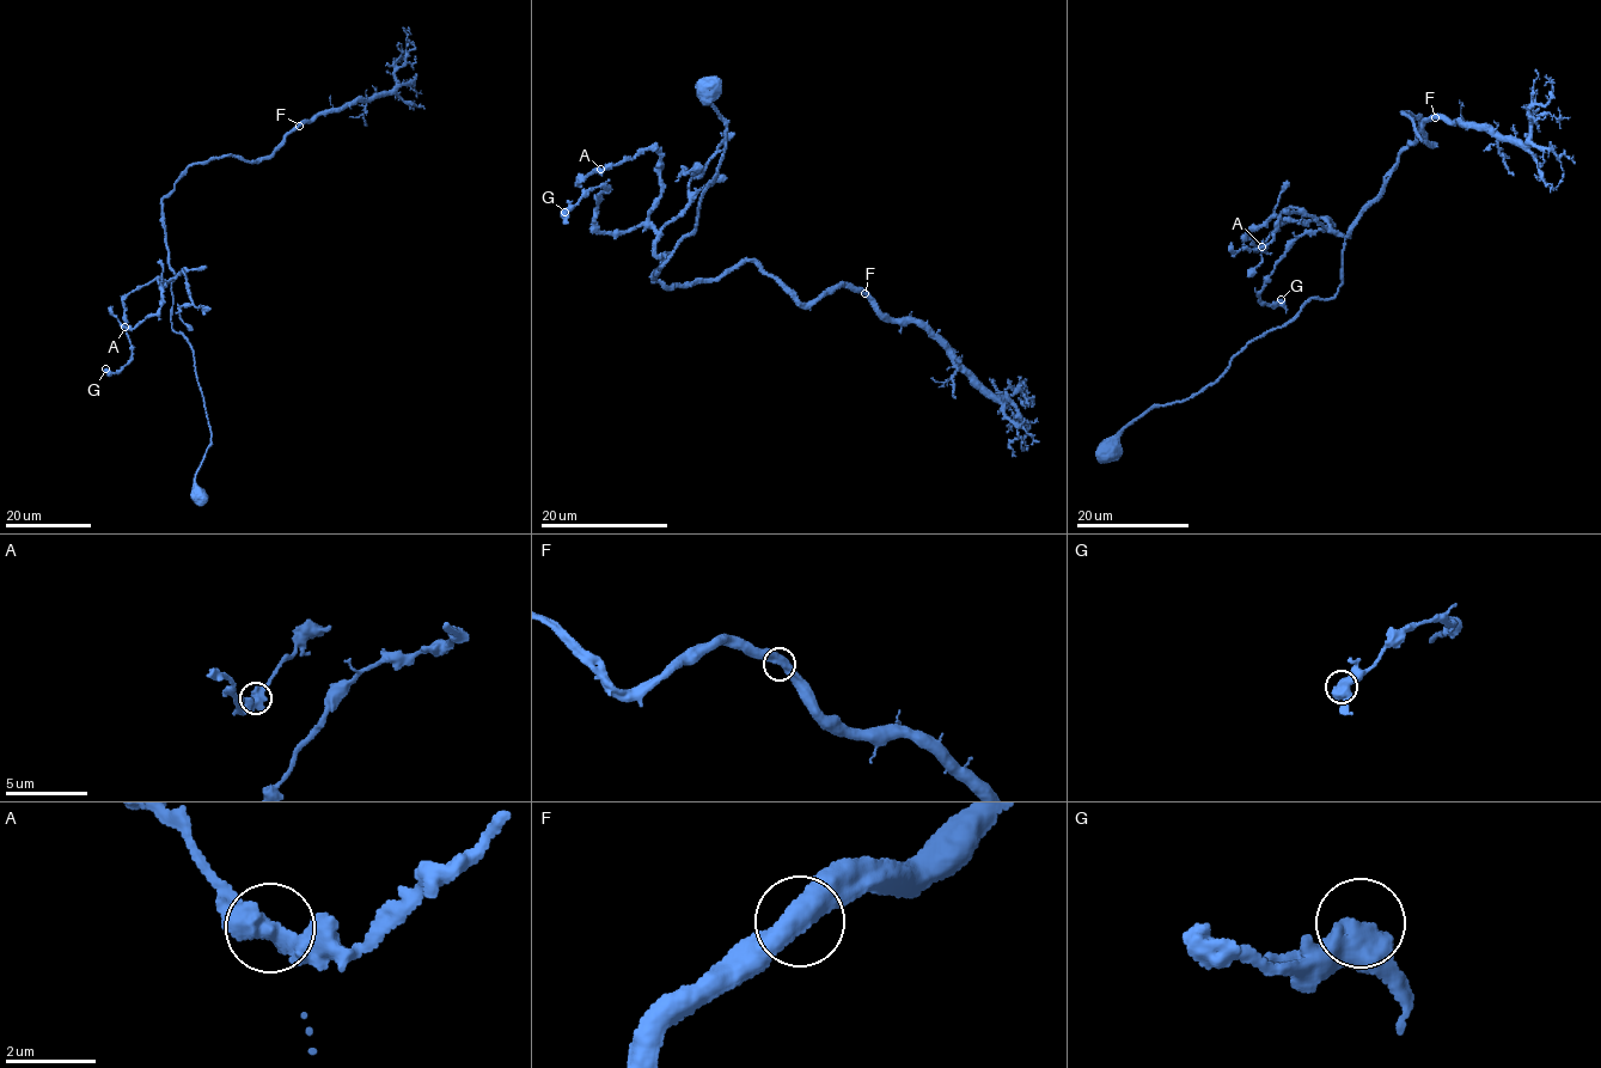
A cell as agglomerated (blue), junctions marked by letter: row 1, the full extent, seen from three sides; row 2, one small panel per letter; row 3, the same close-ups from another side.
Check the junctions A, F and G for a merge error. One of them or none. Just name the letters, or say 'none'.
none

